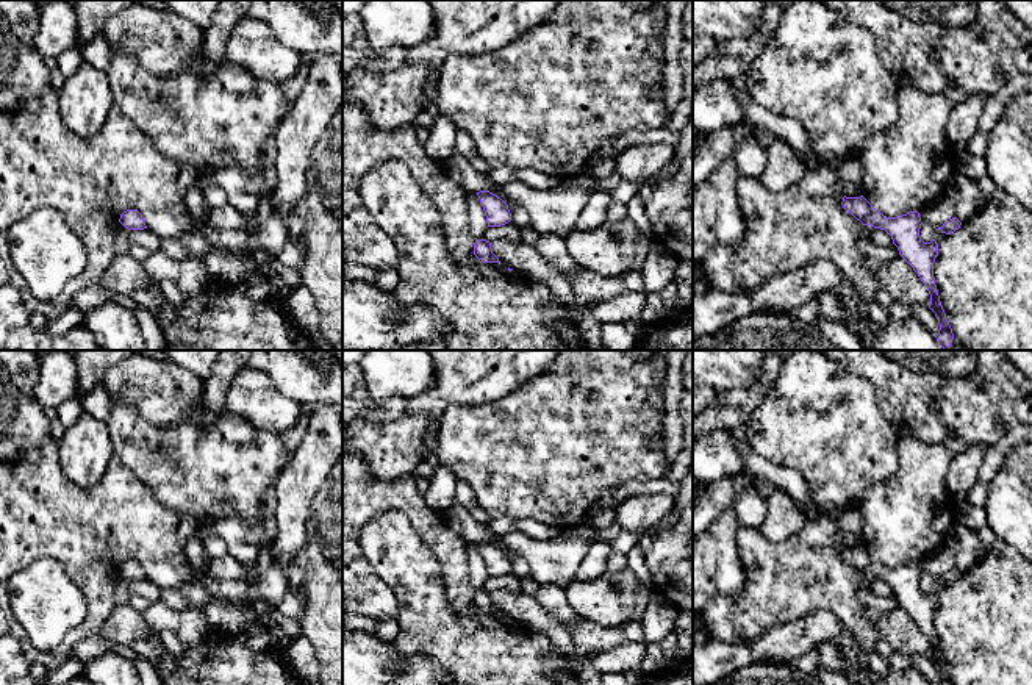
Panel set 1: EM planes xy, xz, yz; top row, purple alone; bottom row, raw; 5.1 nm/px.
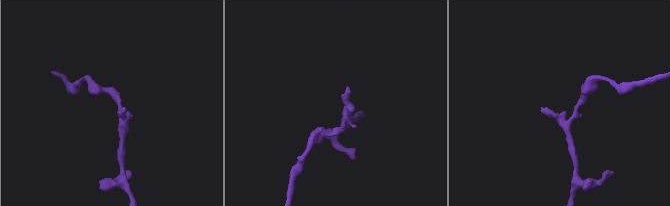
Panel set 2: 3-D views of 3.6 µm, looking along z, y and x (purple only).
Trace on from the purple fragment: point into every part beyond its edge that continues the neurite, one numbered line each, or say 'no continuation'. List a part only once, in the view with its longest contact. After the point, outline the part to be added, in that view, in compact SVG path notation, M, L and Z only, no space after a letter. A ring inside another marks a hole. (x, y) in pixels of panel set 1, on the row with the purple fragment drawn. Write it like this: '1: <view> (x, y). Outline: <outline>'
no continuation

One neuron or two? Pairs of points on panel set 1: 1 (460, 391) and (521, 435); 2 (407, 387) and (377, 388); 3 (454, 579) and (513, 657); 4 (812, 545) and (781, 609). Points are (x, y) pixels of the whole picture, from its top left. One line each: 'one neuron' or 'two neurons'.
1: two neurons
2: one neuron
3: two neurons
4: one neuron

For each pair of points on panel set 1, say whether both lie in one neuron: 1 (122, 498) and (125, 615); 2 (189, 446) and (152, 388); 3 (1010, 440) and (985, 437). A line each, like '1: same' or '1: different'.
1: different
2: different
3: different

